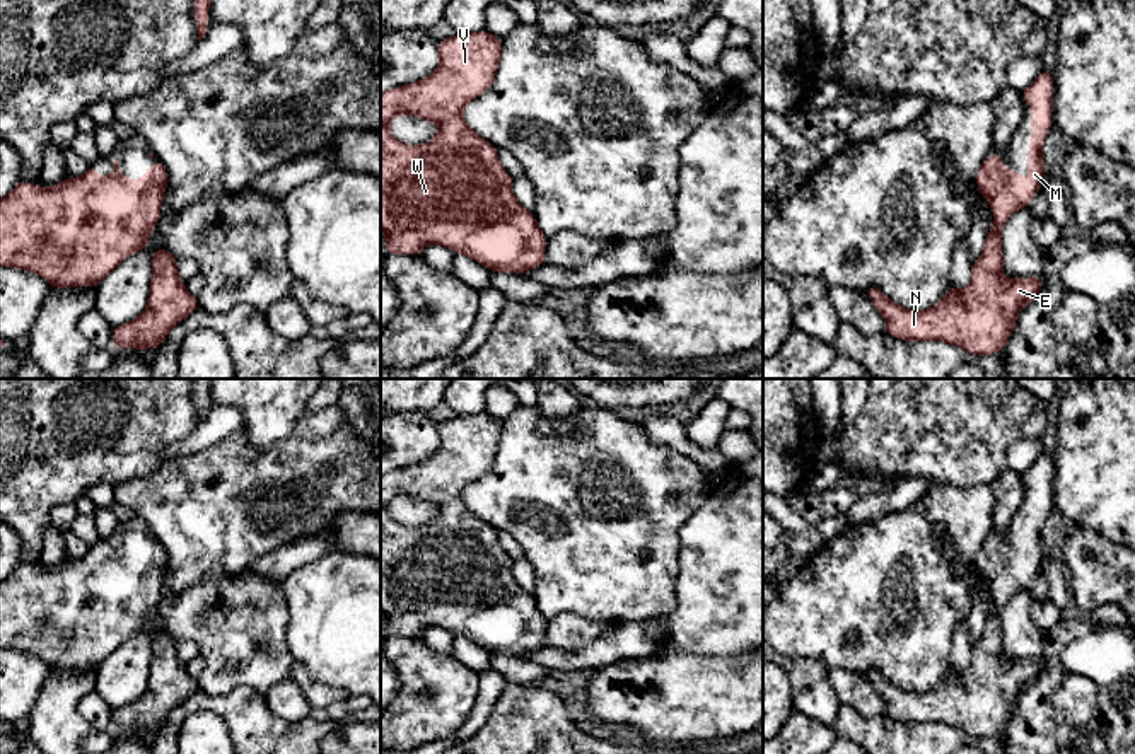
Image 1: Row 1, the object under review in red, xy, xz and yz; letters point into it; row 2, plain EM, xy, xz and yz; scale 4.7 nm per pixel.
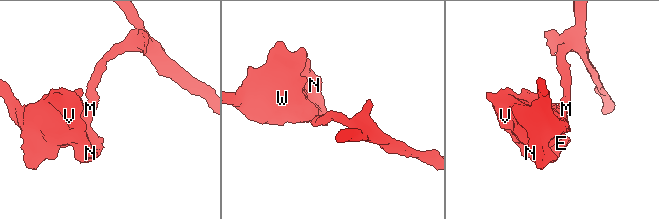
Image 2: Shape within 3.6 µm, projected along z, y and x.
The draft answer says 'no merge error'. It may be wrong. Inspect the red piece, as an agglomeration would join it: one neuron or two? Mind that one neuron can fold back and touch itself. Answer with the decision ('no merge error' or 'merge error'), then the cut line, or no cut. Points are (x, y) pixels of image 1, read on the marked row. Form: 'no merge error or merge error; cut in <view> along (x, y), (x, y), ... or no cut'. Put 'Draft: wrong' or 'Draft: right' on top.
Draft: right
no merge error; no cut

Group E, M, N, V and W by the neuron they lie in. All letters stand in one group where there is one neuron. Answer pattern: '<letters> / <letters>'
E M N V W

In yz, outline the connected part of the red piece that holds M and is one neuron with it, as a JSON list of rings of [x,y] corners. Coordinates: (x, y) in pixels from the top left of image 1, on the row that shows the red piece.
[[[1045,67],[1034,82],[1021,92],[1024,102],[1031,107],[1031,145],[1027,148],[1029,179],[1019,177],[1021,171],[1002,167],[1002,152],[992,154],[978,169],[976,188],[993,210],[995,225],[988,230],[987,241],[980,258],[971,263],[971,283],[966,290],[956,290],[951,283],[946,297],[934,307],[925,310],[911,310],[896,304],[884,295],[881,288],[869,287],[865,295],[872,300],[886,322],[886,333],[899,341],[944,341],[961,346],[973,355],[992,355],[1005,348],[1021,309],[1031,304],[1043,287],[1043,278],[1005,278],[1000,275],[1004,268],[1004,251],[1000,235],[1005,222],[1021,208],[1027,208],[1041,189],[1045,174],[1043,142],[1053,126],[1051,99],[1053,99],[1053,75]]]

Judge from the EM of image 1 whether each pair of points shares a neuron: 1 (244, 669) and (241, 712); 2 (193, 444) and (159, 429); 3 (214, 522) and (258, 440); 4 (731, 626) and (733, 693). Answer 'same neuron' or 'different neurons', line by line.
1: different neurons
2: different neurons
3: different neurons
4: different neurons

